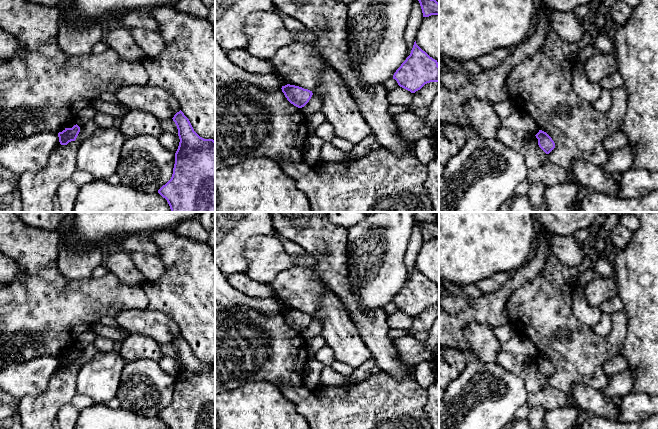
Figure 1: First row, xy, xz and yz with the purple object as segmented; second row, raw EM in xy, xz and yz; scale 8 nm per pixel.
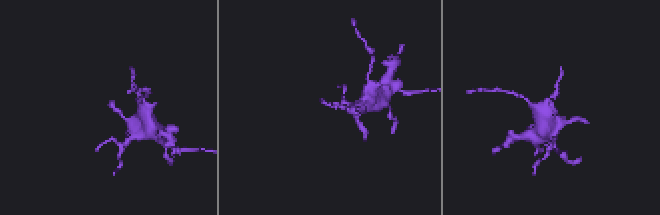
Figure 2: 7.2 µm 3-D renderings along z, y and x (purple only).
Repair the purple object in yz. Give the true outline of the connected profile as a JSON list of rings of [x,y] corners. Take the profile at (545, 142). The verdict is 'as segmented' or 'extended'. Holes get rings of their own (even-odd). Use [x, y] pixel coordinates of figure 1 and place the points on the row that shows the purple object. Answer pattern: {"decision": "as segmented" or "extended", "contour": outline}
{"decision": "as segmented", "contour": [[[539,130],[539,132],[535,136],[538,139],[539,147],[546,154],[549,154],[555,148],[554,141],[552,140],[552,138],[546,132]]]}

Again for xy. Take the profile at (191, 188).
{"decision": "as segmented", "contour": [[[181,110],[172,119],[180,142],[172,177],[158,193],[167,200],[171,212],[215,212],[215,141],[200,137]]]}

